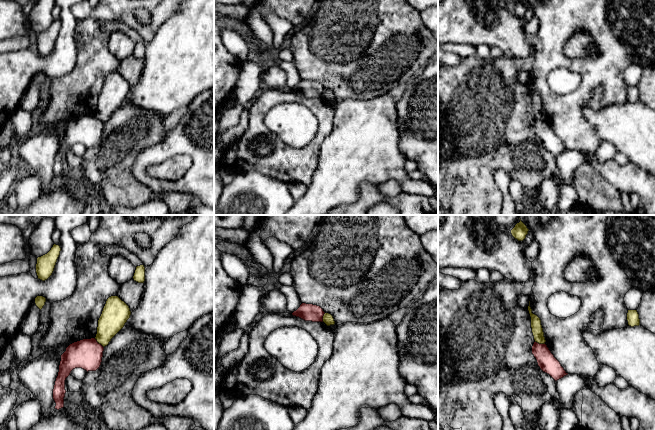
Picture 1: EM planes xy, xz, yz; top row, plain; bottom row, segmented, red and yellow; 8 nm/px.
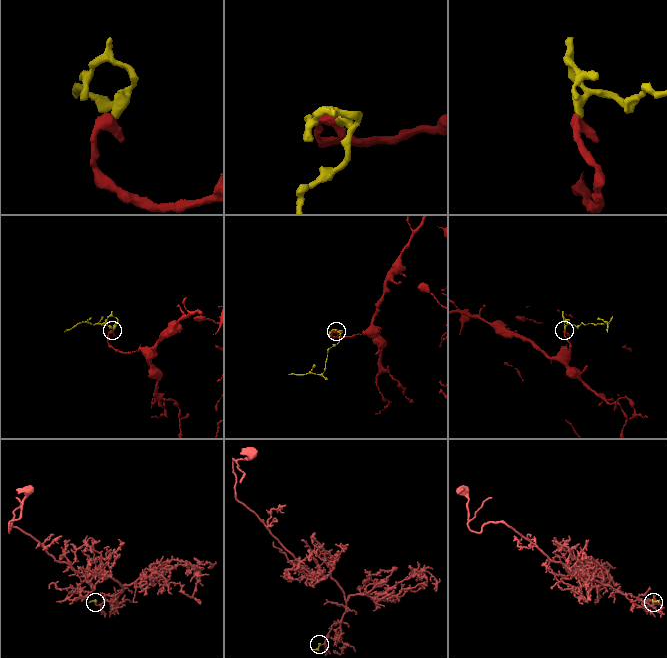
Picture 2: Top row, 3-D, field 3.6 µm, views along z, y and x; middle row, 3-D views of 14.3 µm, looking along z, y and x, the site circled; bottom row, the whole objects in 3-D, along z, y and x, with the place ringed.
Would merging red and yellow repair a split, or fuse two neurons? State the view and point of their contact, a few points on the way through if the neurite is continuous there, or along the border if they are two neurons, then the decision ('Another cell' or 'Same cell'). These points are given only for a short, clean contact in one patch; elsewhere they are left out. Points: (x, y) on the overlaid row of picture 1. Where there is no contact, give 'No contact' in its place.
Touches red at xy (98, 343). Boundary: xy (94, 338), (103, 347). Another cell

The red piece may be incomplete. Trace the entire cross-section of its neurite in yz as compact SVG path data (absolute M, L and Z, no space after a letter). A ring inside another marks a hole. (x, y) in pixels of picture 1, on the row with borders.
M534 342L532 346L532 354L536 358L540 369L549 374L555 381L568 375L546 344Z

